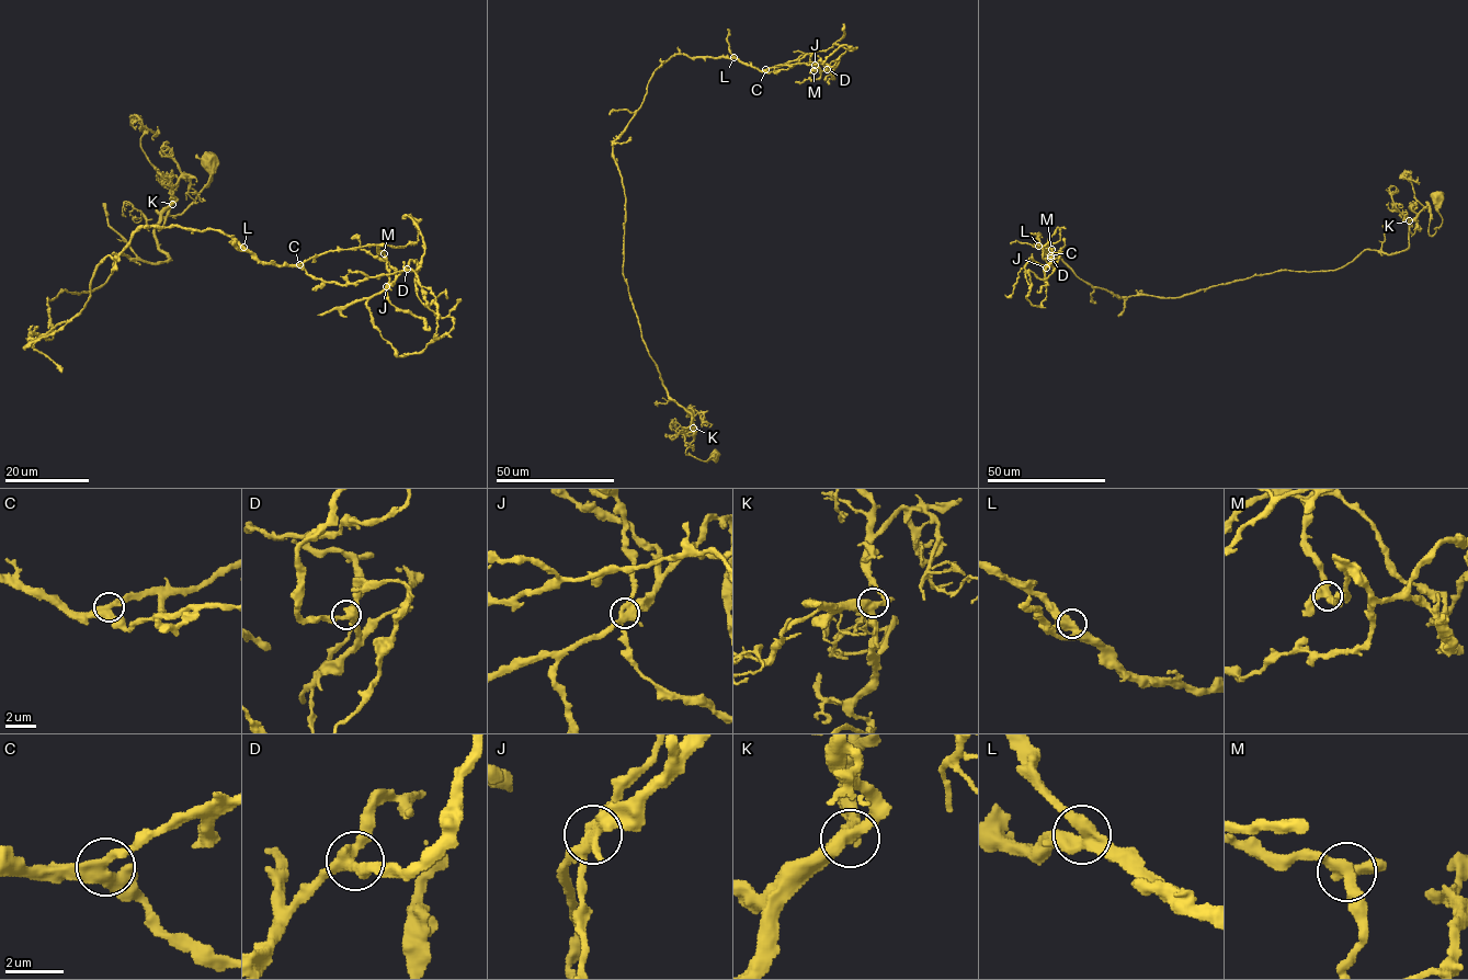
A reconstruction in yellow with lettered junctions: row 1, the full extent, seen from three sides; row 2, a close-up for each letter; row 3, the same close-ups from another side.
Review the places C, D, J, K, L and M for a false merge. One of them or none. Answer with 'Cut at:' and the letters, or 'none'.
Cut at: J

